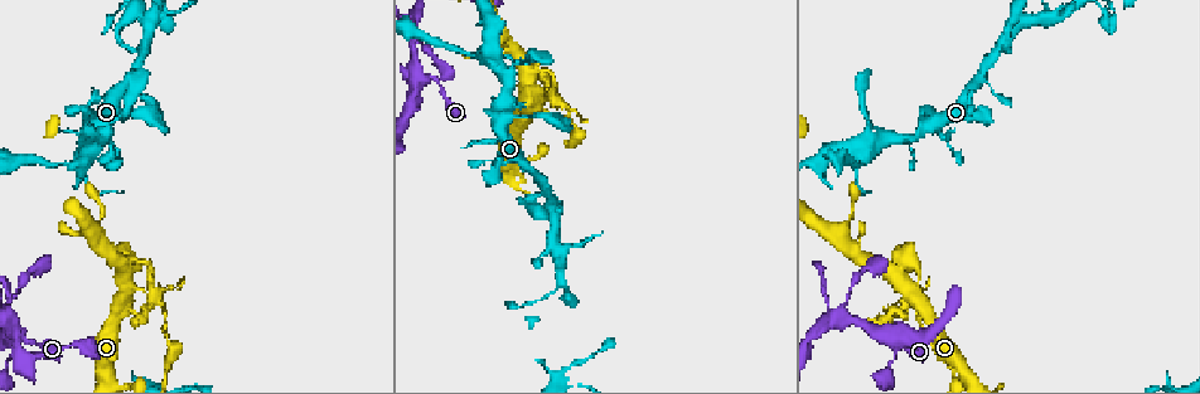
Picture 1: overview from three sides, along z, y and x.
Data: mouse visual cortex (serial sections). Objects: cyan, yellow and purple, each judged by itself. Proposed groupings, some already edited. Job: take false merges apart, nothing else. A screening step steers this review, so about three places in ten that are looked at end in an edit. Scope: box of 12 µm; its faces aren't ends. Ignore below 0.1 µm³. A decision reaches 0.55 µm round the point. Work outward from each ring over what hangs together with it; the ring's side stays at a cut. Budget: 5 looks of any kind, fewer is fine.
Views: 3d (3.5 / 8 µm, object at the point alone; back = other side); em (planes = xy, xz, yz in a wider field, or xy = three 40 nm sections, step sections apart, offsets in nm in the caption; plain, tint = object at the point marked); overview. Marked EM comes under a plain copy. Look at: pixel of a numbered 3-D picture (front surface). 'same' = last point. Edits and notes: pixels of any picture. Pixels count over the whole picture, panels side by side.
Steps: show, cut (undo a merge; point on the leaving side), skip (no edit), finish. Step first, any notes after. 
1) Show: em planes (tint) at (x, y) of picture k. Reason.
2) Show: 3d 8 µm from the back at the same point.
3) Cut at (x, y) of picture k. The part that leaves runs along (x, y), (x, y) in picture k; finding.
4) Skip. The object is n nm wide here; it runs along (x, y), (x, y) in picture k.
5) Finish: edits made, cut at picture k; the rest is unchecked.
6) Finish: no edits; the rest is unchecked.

Show: 3d 3.5 µm at (129, 264) of picture 1. Four arms meet.

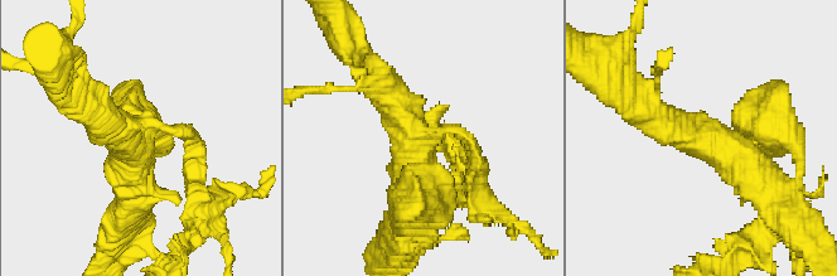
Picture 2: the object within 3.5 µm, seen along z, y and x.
Show: em xy step 5 (tint) at (137, 138) of picture 2. 4 arms meet here; the arms are 150, 400, 500, 500 nm wide.

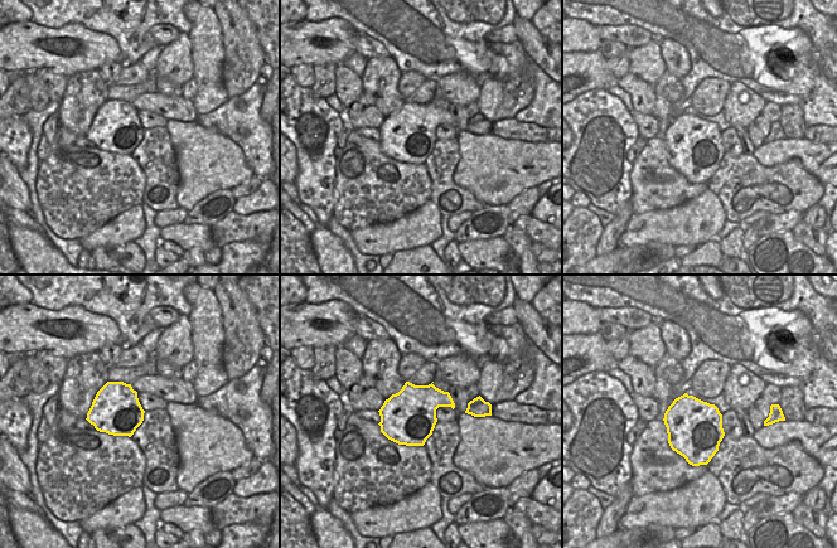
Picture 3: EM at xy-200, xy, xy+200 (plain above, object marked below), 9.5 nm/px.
Cut at (472, 163) of picture 2. The object is 500 nm wide here; the part that leaves runs along (450, 129), (477, 154), (473, 199) in picture 2; two cells meet here.

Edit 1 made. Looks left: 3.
Show: 3d 3.5 µm at (23, 336) of picture 1. Thick turns thin.

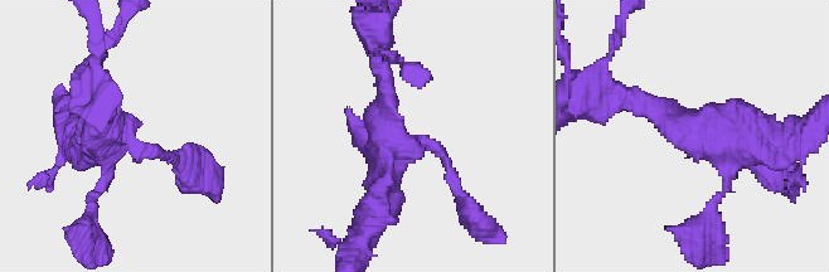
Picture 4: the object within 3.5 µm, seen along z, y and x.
Show: em xy step 1 (tint) at (398, 142) of picture 4.

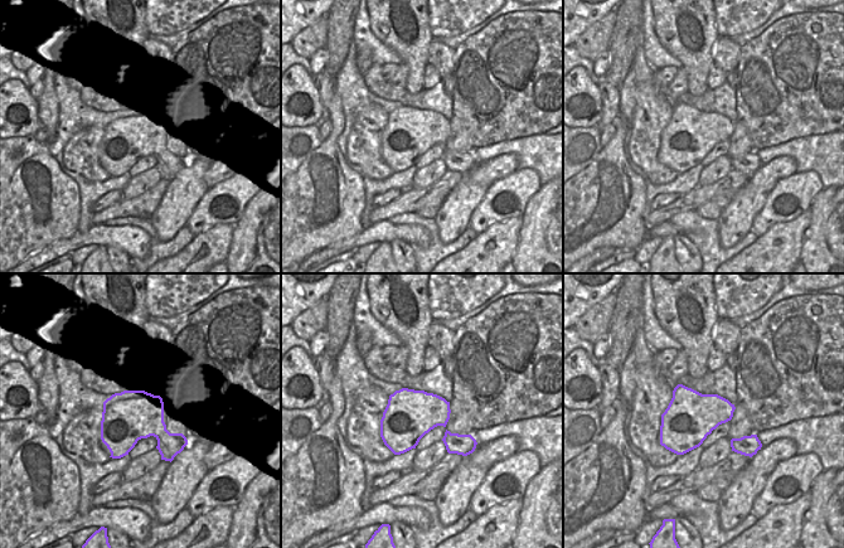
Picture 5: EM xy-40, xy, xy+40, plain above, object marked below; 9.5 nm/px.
Show: em xy step 5 (tint) at the same point.

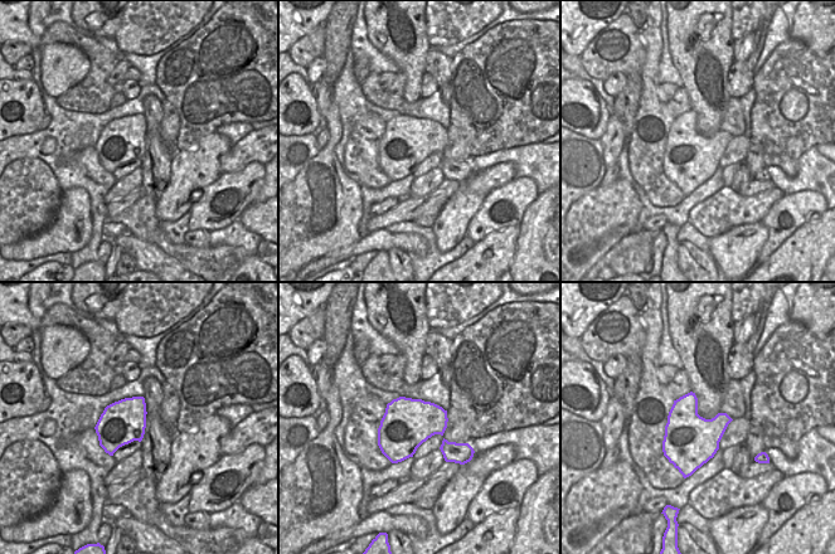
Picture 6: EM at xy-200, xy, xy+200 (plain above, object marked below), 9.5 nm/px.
Skip. The object is 480 nm wide here; it runs along (454, 179), (426, 142), (388, 134), (384, 72) in picture 4; continuous, no second cell.

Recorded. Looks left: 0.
Finish: edits made, cut at picture 2; the rest is unchecked.

